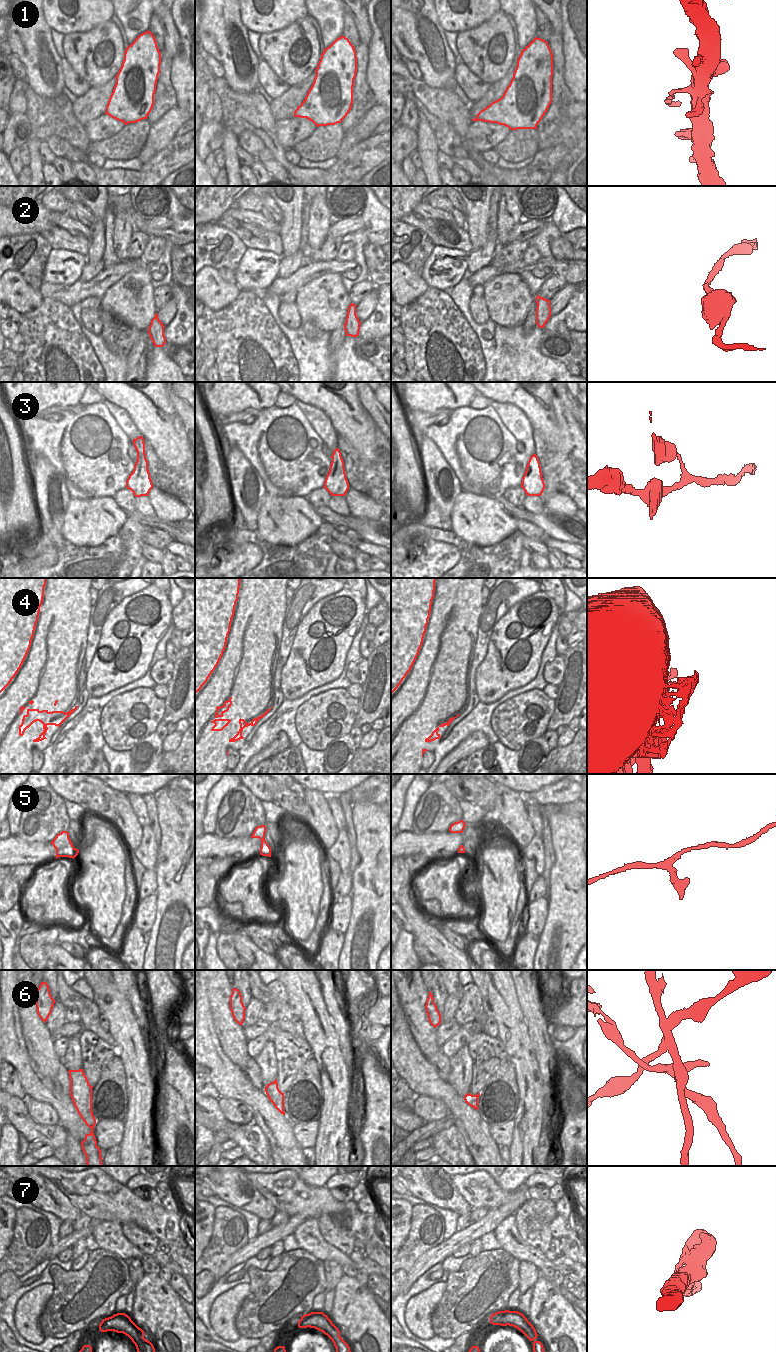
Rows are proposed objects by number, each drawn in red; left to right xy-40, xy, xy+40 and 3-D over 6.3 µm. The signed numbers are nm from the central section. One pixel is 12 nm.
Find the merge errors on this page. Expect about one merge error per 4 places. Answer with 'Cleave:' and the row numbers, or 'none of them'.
Cleave: 1, 6.

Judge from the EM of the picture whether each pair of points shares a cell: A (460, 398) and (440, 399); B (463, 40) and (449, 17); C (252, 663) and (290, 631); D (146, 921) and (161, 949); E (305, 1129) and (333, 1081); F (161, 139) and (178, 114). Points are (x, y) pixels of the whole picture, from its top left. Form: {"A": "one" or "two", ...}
{"A": "one", "B": "two", "C": "two", "D": "two", "E": "two", "F": "one"}

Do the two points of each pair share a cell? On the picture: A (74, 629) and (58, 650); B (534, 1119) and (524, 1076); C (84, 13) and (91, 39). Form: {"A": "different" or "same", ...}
{"A": "same", "B": "same", "C": "different"}

